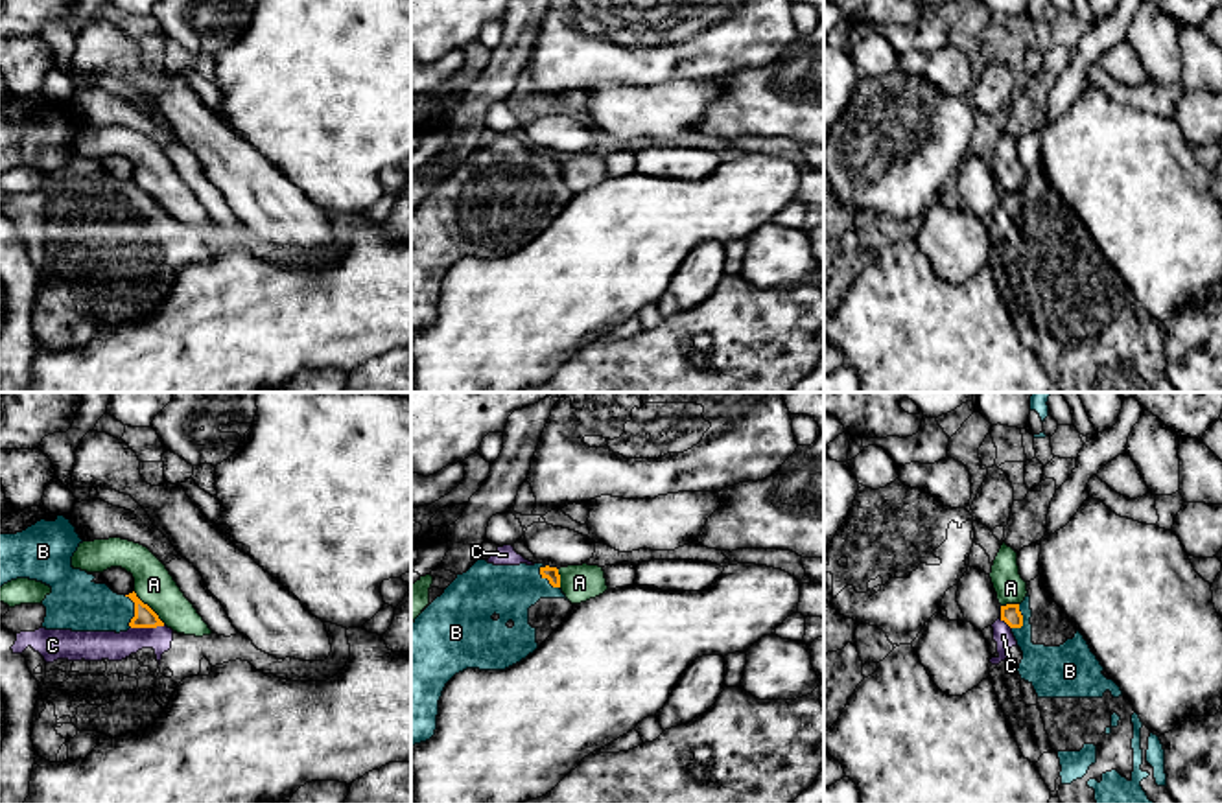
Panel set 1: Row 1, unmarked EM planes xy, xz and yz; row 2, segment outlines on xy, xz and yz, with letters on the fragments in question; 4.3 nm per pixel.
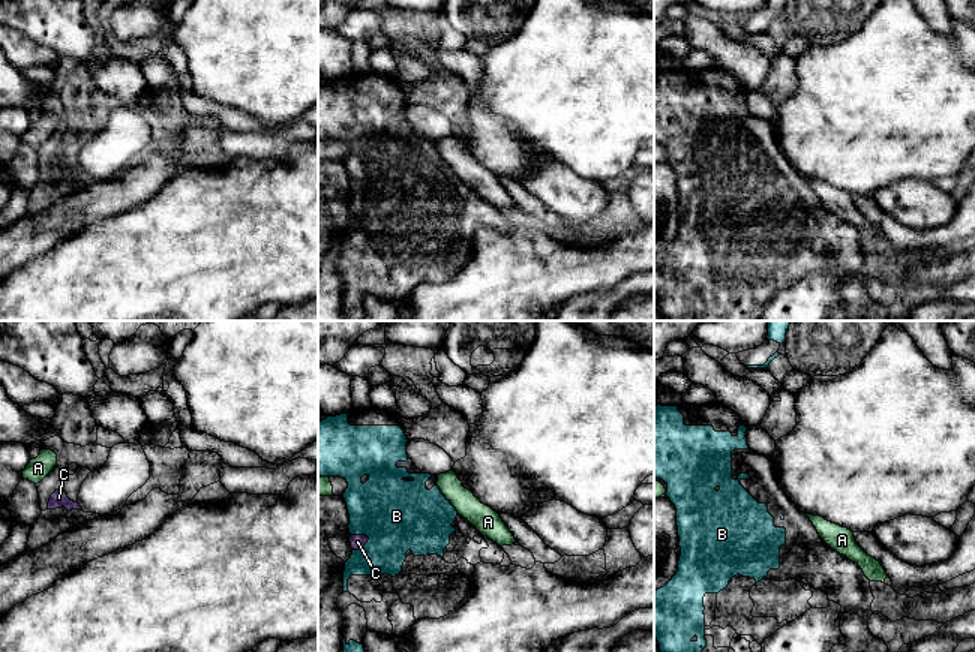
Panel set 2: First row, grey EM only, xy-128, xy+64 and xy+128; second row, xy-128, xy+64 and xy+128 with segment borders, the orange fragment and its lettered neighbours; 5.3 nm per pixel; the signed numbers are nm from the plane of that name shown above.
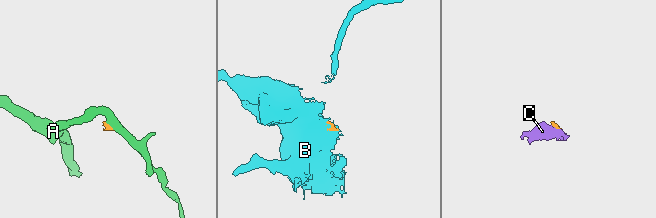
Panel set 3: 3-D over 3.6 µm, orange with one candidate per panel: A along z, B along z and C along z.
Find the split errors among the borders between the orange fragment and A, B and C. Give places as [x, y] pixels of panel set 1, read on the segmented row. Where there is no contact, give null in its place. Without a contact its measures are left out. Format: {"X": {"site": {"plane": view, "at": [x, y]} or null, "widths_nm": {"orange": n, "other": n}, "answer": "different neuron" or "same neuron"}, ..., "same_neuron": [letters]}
{"A": {"site": {"plane": "xy", "at": [150, 608]}, "widths_nm": {"orange": 100, "other": 170}, "answer": "different neuron"}, "B": {"site": {"plane": "xz", "at": [546, 577]}, "widths_nm": {"orange": 60, "other": 220}, "answer": "same neuron"}, "C": {"site": {"plane": "xy", "at": [148, 627]}, "widths_nm": {"orange": 100, "other": 130}, "answer": "same neuron"}, "same_neuron": ["B", "C"]}

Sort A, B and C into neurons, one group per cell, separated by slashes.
A / B C

